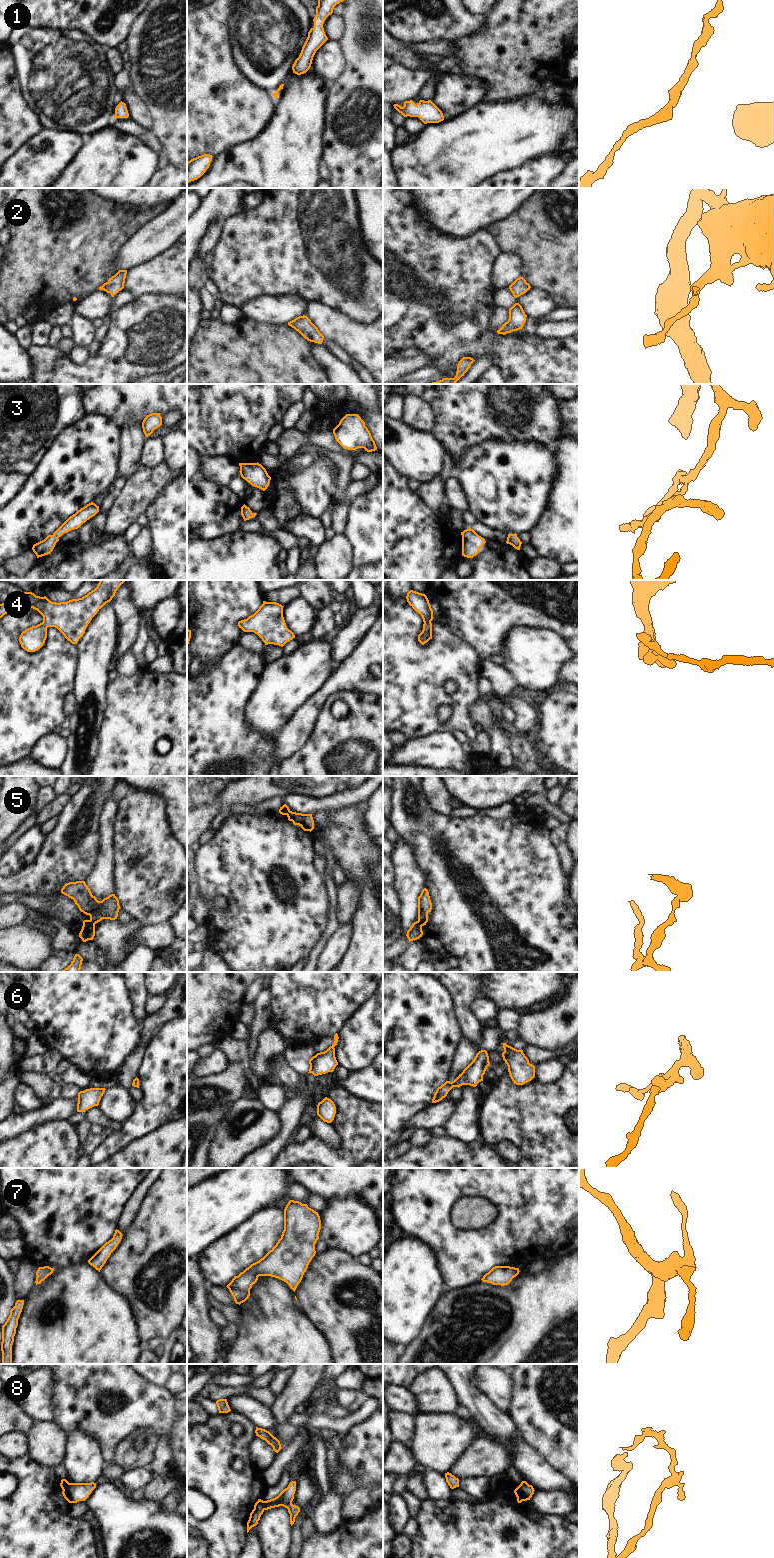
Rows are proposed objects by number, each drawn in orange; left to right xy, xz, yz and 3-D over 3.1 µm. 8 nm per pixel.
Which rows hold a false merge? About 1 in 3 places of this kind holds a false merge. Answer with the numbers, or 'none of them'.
5, 8

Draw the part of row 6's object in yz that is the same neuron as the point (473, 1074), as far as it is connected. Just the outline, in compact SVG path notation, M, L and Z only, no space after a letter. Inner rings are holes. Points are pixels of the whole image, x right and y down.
M486 1050L479 1051L473 1061L463 1070L461 1074L452 1082L446 1081L437 1088L432 1103L436 1103L445 1098L448 1092L453 1087L462 1085L470 1085L476 1087L477 1084L483 1081L483 1075L487 1067L490 1065L489 1056Z

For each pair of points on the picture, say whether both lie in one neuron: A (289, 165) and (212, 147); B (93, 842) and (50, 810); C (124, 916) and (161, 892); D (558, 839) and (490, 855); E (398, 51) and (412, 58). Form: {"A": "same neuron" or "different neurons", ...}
{"A": "different neurons", "B": "different neurons", "C": "different neurons", "D": "different neurons", "E": "same neuron"}

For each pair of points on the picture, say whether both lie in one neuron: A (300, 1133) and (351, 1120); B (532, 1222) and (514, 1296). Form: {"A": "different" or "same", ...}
{"A": "different", "B": "different"}

